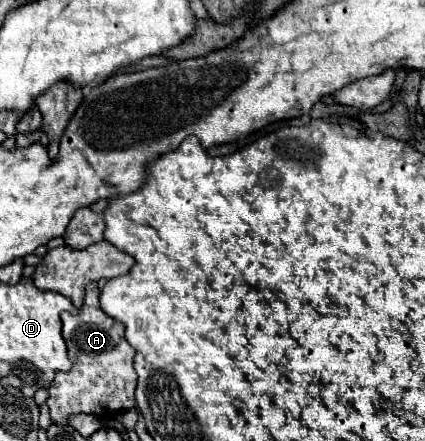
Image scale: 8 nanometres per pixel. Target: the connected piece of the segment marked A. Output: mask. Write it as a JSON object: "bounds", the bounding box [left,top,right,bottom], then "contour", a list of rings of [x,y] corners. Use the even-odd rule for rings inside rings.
{"bounds":[47,283,137,425],"contour":[[[95,283],[87,285],[87,293],[85,293],[85,303],[77,313],[63,313],[61,315],[63,321],[63,337],[67,341],[67,349],[69,349],[69,359],[73,361],[73,369],[67,373],[57,373],[53,387],[49,389],[49,399],[47,399],[47,407],[51,413],[53,423],[57,425],[67,425],[71,415],[77,413],[91,413],[91,415],[117,415],[117,413],[125,413],[129,409],[135,407],[135,387],[137,387],[137,373],[133,369],[133,357],[135,357],[135,349],[127,343],[125,339],[125,327],[123,323],[113,321],[109,315],[105,315],[99,307],[99,289]]]}

